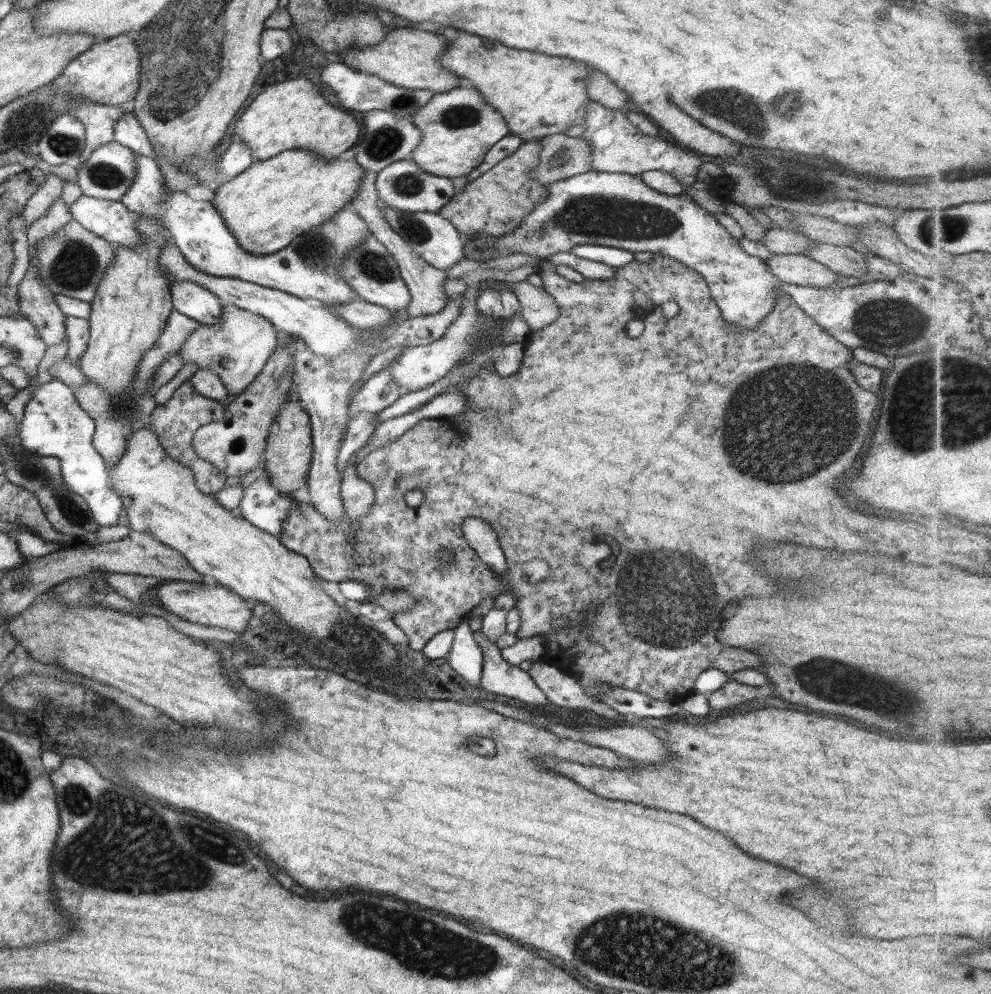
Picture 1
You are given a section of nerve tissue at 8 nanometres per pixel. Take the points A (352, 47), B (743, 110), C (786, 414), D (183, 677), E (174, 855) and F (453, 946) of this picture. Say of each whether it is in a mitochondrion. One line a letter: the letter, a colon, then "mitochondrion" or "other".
A: other
B: mitochondrion
C: mitochondrion
D: other
E: mitochondrion
F: mitochondrion

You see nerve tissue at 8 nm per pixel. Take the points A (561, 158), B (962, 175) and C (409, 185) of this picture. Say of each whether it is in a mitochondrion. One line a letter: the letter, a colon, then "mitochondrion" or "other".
A: mitochondrion
B: other
C: mitochondrion

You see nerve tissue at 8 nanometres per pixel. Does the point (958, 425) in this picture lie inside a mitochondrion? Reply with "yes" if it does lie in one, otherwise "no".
yes

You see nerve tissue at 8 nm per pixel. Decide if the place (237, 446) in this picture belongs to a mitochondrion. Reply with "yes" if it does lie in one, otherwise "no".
no

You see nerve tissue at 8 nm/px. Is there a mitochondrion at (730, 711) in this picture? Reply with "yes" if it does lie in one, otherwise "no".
no

